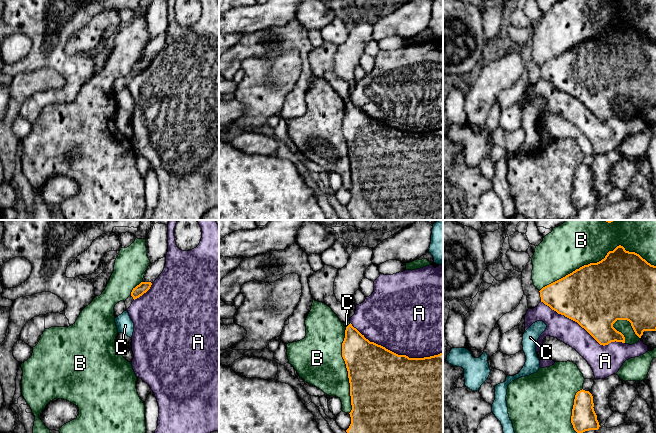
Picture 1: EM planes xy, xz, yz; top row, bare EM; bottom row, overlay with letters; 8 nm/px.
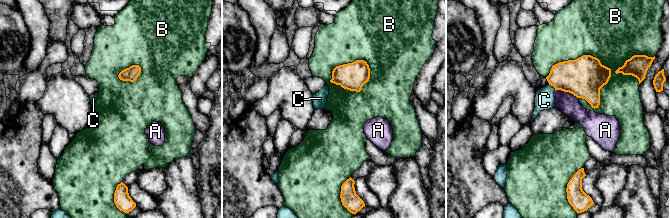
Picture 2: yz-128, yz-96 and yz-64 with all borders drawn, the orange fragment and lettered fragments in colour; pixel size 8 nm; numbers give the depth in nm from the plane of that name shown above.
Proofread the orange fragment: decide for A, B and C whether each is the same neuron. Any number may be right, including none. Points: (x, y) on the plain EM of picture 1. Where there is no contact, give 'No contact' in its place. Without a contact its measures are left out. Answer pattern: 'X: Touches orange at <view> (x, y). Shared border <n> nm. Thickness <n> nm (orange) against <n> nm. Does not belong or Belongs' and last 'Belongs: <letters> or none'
A: Touches orange at xz (395, 129). Shared border 800 nm. Thickness 500 nm (orange) against 500 nm. Does not belong
B: Touches orange at yz (597, 38). Shared border 950 nm. Thickness 500 nm (orange) against 360 nm. Does not belong
C: Touches orange at xz (348, 101). Shared border 50 nm. Thickness 260 nm (orange) against 40 nm. Does not belong
Belongs: none

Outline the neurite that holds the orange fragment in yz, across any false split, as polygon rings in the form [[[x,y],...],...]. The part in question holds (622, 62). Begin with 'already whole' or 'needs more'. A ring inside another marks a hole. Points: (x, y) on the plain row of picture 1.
already whole; [[[621,21],[609,27],[601,37],[584,41],[543,63],[539,68],[541,78],[558,90],[577,98],[600,121],[605,122],[615,117],[625,119],[624,111],[613,103],[617,96],[629,97],[639,114],[644,107],[656,107],[656,42],[648,39],[639,30],[626,27]]]

